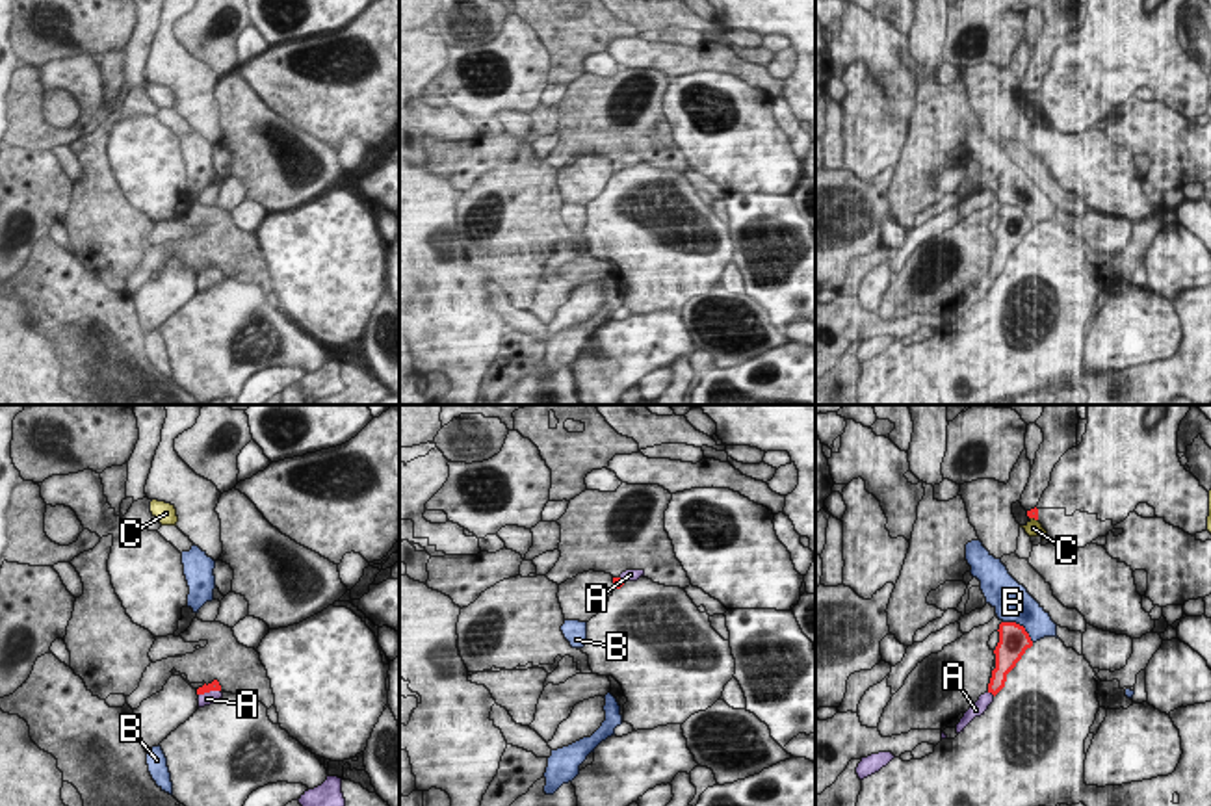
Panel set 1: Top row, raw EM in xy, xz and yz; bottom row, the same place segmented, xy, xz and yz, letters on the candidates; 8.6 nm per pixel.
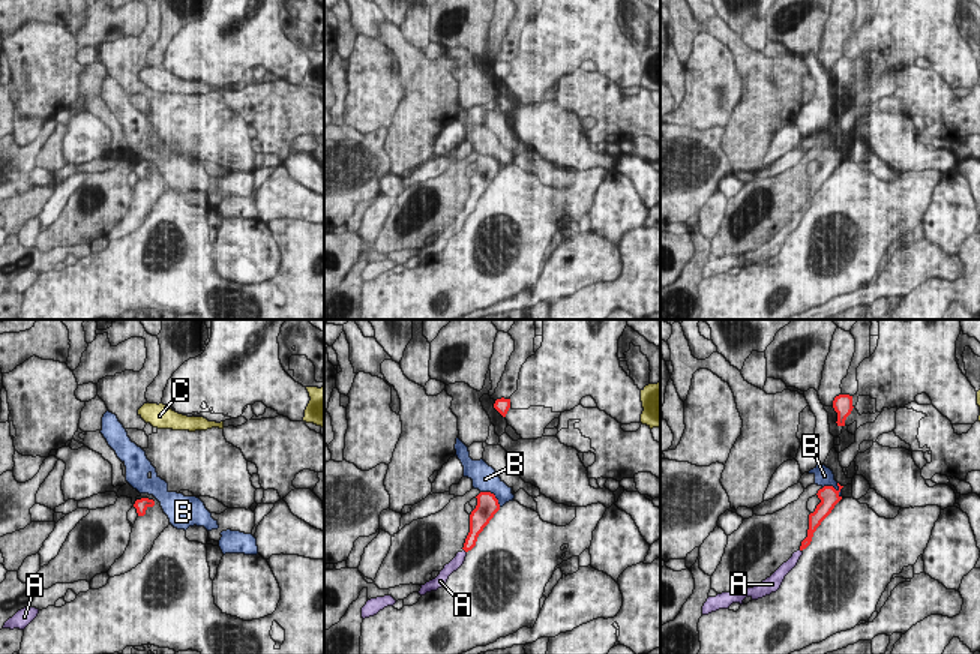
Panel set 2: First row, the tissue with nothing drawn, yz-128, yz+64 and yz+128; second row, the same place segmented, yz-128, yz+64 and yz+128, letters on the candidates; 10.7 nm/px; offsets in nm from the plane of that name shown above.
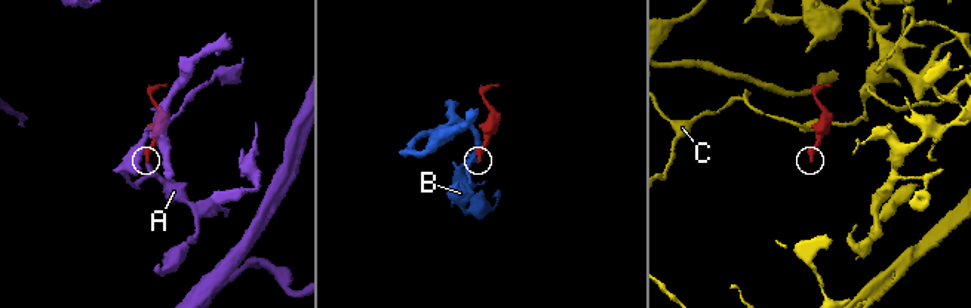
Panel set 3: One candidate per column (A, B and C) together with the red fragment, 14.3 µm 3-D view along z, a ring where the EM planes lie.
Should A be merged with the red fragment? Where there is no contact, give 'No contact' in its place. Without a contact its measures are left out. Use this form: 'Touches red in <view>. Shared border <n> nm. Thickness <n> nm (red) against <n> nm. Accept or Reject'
Touches red in yz. Shared border 70 nm. Thickness 140 nm (red) against 130 nm. Accept

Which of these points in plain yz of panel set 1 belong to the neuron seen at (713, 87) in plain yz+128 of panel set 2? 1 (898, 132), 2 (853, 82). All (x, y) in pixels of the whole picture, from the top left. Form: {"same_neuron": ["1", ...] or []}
{"same_neuron": ["1", "2"]}

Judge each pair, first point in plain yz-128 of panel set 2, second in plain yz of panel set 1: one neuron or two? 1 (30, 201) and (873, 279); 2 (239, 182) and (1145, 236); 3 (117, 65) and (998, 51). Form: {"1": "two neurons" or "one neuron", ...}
{"1": "two neurons", "2": "two neurons", "3": "two neurons"}

